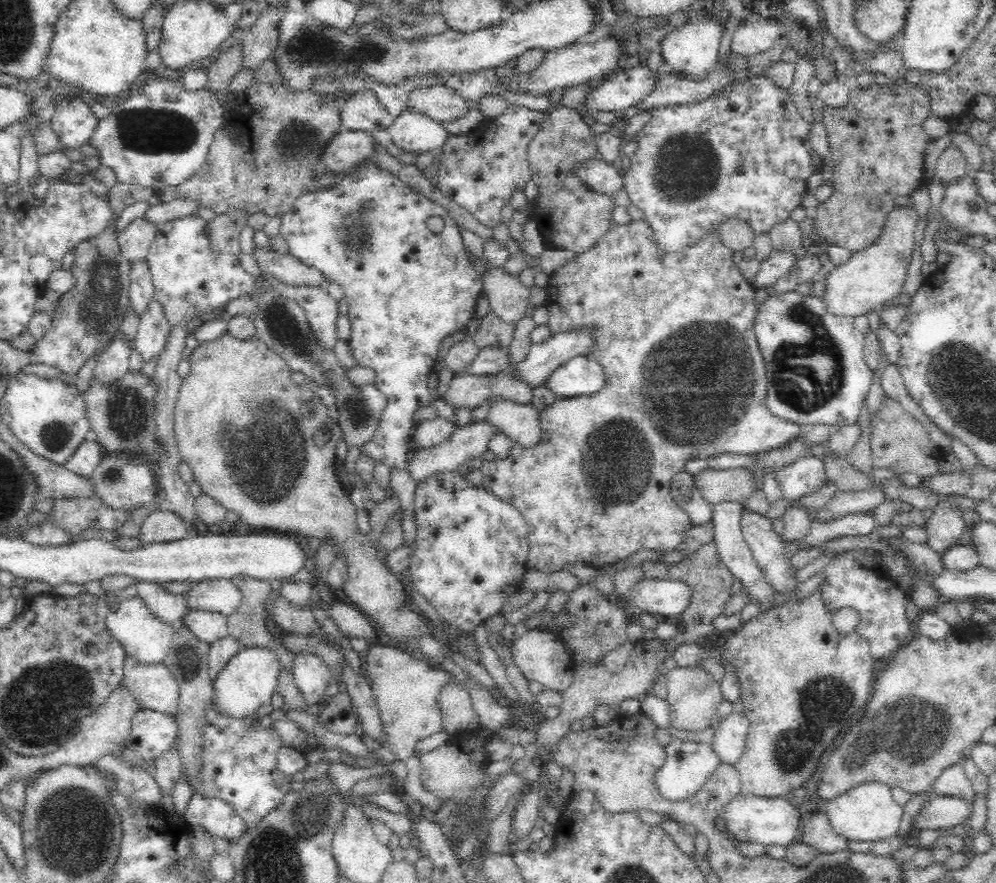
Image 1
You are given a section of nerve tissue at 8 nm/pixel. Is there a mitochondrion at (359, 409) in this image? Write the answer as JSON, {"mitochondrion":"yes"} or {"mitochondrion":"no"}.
{"mitochondrion":"yes"}

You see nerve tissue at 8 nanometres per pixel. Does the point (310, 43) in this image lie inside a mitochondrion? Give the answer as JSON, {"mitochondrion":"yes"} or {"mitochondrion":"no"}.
{"mitochondrion":"yes"}

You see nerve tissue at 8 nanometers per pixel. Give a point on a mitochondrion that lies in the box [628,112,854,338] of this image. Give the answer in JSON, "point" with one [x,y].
{"point":[686,168]}

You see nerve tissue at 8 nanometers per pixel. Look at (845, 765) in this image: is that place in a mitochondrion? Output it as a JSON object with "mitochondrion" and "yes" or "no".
{"mitochondrion":"yes"}

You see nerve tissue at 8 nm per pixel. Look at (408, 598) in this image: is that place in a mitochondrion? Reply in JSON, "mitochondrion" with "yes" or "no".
{"mitochondrion":"no"}

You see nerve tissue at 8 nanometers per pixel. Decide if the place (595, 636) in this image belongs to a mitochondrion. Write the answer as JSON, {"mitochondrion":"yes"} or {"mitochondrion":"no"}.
{"mitochondrion":"yes"}

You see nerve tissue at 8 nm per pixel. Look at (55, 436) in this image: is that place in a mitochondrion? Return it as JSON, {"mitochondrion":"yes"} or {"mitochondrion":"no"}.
{"mitochondrion":"yes"}

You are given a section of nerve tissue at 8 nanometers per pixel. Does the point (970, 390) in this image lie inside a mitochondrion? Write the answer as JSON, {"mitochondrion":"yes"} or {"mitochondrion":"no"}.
{"mitochondrion":"yes"}

